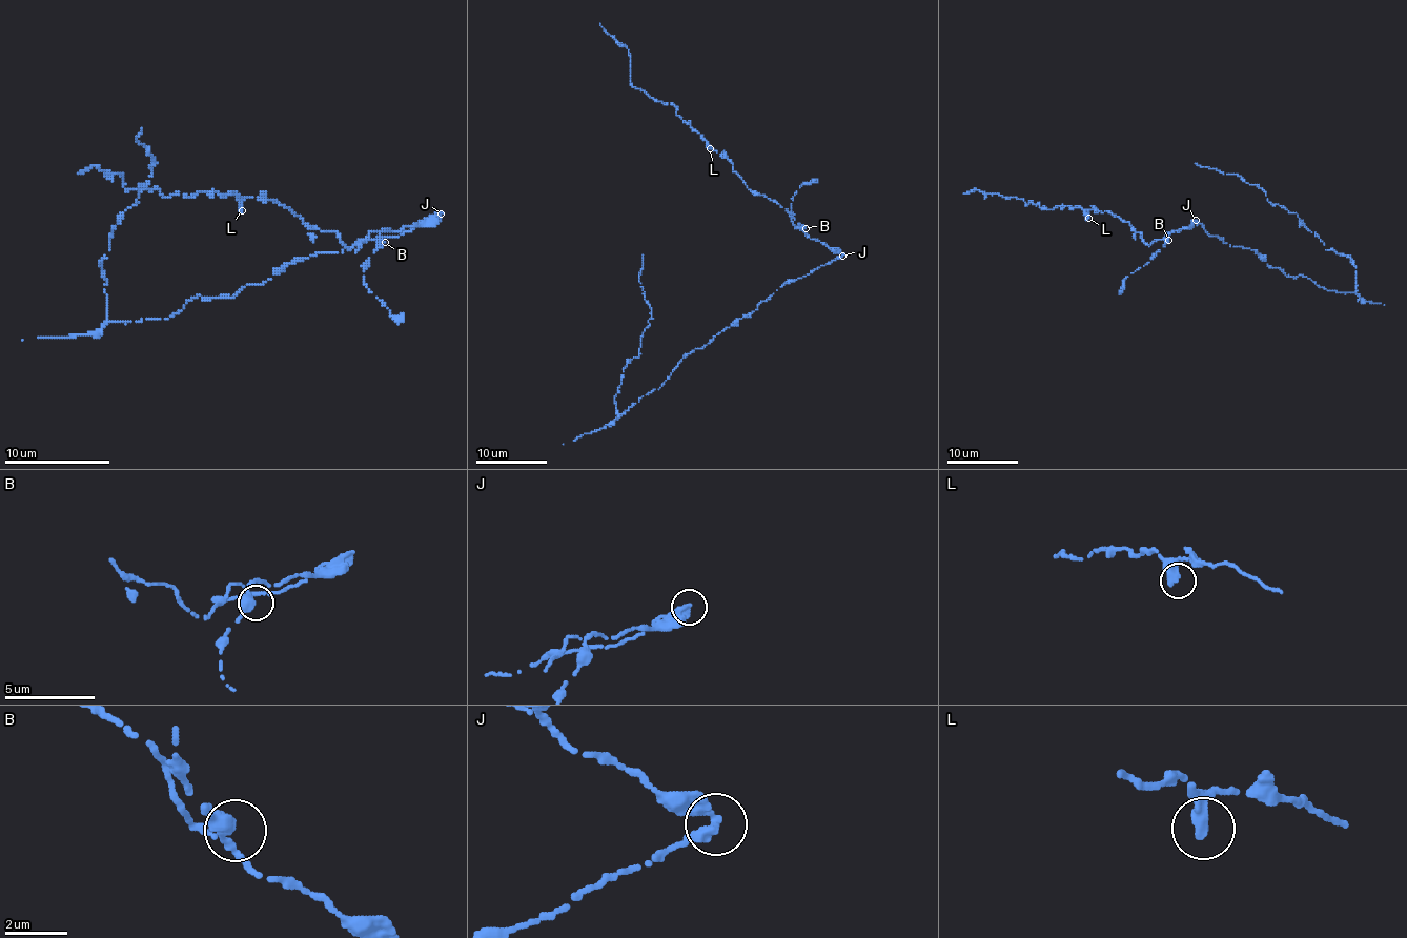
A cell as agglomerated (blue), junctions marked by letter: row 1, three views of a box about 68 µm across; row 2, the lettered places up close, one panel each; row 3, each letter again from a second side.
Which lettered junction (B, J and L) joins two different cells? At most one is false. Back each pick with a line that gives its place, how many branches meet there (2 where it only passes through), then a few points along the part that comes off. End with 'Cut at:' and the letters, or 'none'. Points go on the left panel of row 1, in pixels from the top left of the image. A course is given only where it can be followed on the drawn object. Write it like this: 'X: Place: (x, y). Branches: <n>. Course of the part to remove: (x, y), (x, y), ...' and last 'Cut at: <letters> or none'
J: Place: (441, 213). Branches: 2. Course of the part to remove: (441, 212), (167, 319), (107, 319), (99, 263), (155, 160), (141, 128)
Cut at: J

